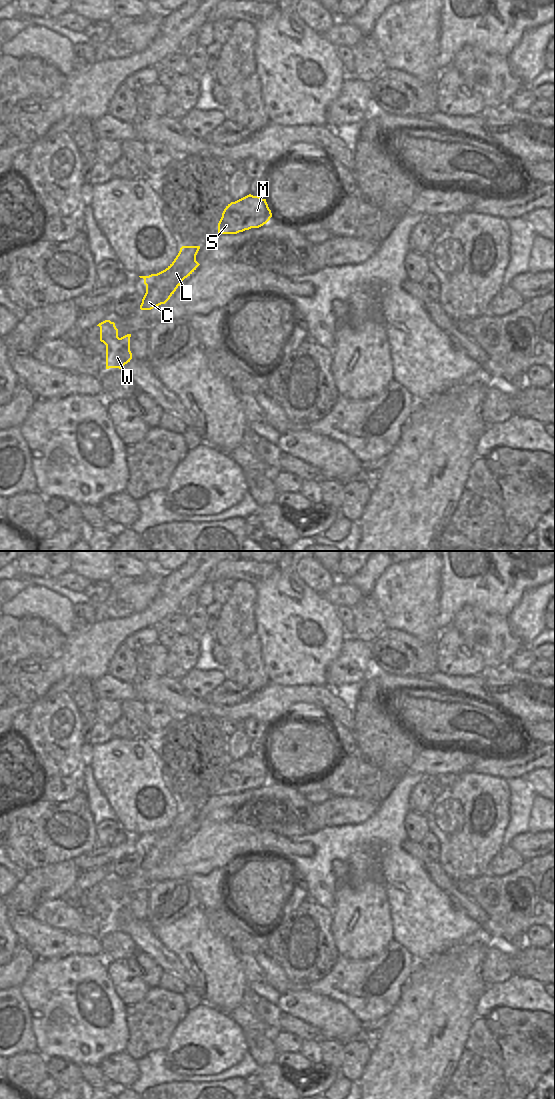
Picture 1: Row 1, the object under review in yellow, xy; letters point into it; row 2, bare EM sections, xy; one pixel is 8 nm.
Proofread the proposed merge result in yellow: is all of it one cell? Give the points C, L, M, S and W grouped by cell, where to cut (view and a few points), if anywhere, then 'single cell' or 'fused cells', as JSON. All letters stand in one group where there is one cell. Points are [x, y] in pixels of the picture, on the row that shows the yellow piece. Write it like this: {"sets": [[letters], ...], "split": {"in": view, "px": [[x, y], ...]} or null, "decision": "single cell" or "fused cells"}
{"sets": [["C", "L", "M", "S", "W"]], "split": null, "decision": "single cell"}

